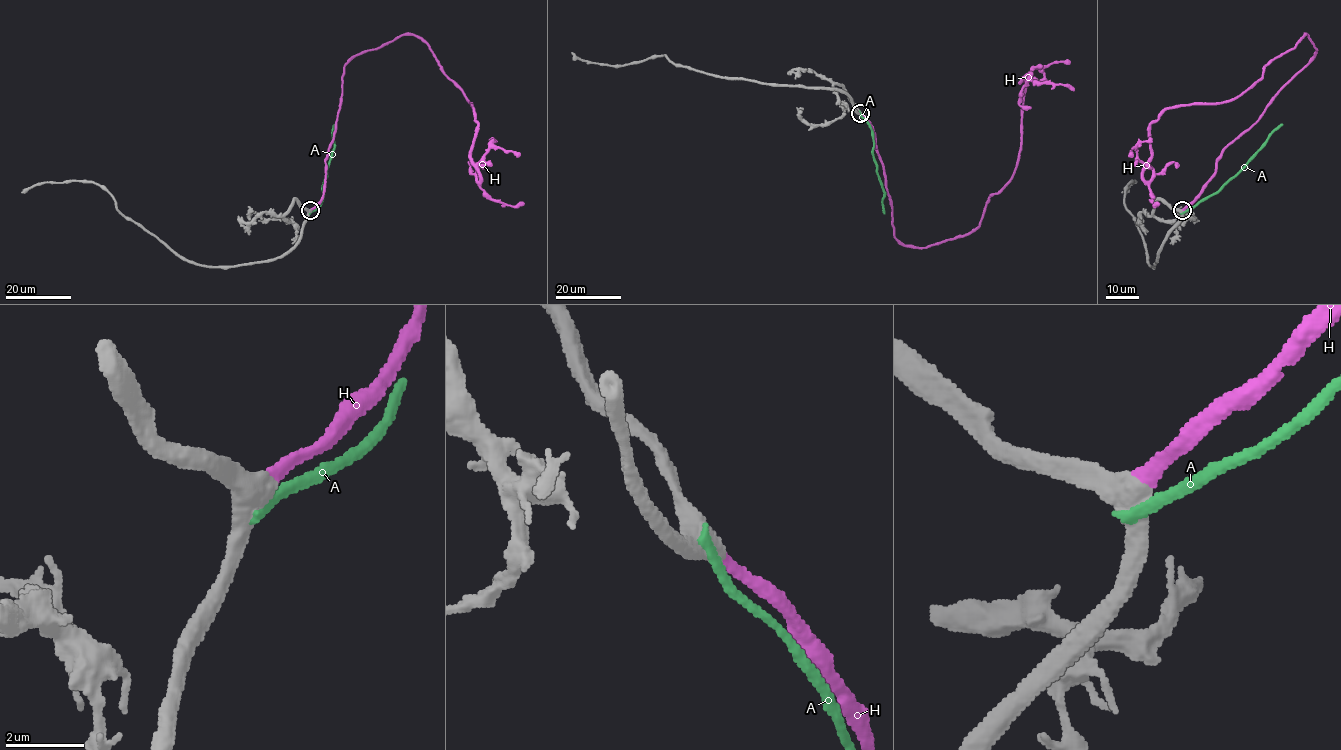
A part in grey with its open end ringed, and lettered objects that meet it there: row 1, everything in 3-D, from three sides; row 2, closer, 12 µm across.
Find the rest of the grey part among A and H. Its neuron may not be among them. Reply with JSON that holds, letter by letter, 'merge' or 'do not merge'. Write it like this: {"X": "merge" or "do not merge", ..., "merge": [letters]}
{"A": "do not merge", "H": "merge", "merge": ["H"]}

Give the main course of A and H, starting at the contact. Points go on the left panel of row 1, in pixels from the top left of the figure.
A: (309, 212), (320, 205), (323, 183), (334, 147), (334, 124)
H: (310, 210), (323, 196), (343, 67), (405, 35), (428, 45), (473, 107), (479, 187), (492, 199), (524, 203)

